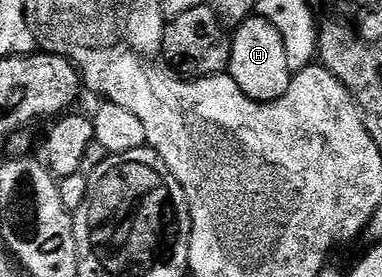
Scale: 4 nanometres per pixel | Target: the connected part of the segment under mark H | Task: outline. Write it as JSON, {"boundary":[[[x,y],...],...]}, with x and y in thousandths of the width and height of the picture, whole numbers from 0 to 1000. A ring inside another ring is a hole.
{"boundary":[[[665,58],[607,112],[605,148],[610,170],[594,264],[636,336],[670,368],[717,368],[738,354],[757,314],[762,256],[751,245],[741,130],[730,130],[723,101],[696,65]]]}

